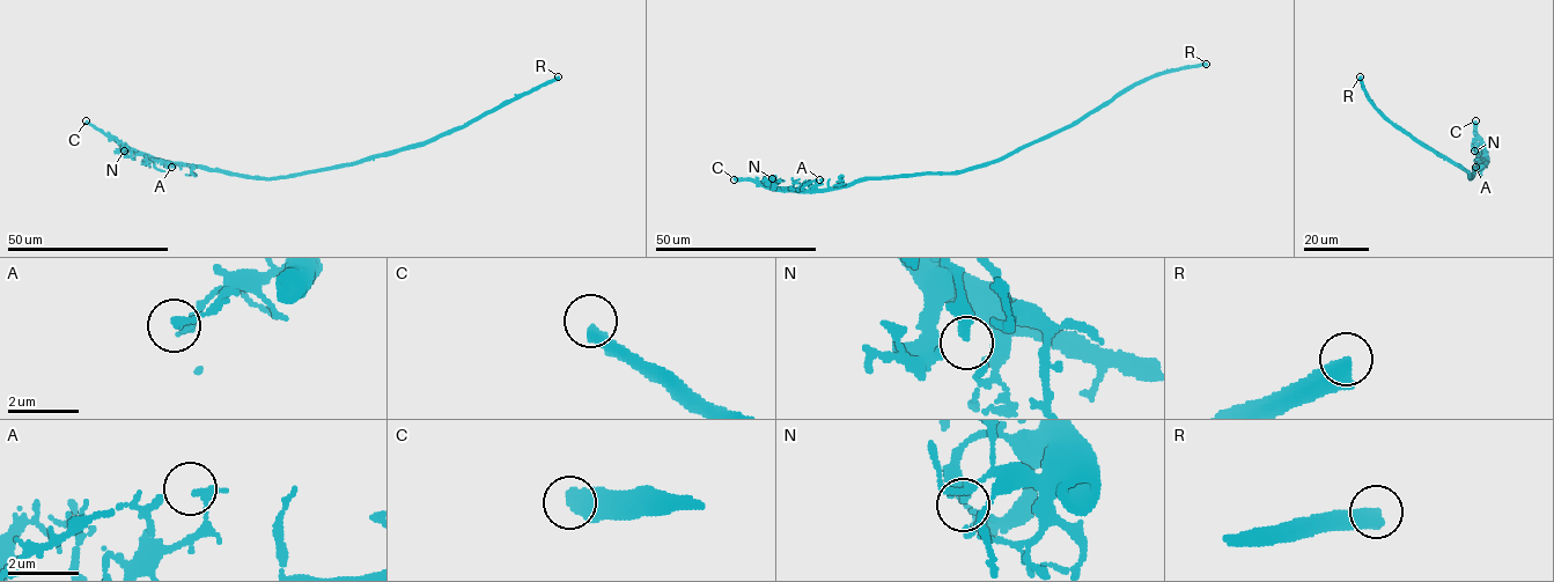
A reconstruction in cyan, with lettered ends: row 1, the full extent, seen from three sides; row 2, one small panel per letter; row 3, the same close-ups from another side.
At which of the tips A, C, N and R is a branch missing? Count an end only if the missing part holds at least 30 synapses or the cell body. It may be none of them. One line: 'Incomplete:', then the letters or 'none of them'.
Incomplete: R

